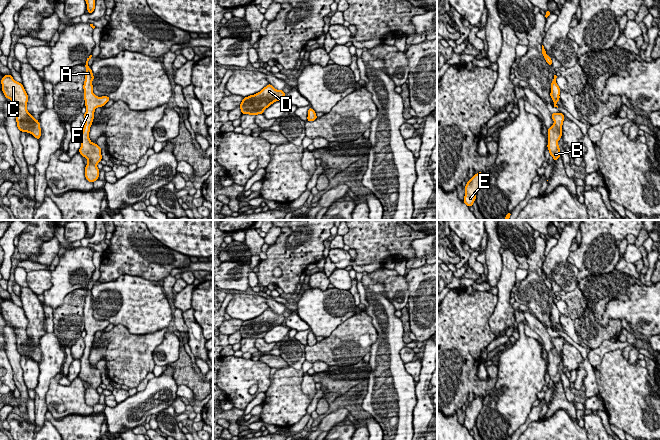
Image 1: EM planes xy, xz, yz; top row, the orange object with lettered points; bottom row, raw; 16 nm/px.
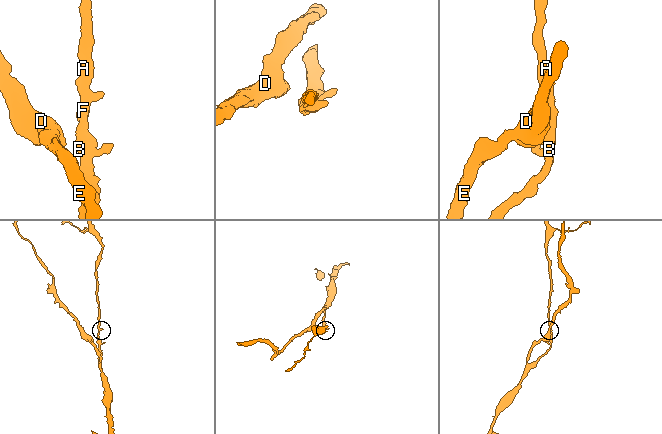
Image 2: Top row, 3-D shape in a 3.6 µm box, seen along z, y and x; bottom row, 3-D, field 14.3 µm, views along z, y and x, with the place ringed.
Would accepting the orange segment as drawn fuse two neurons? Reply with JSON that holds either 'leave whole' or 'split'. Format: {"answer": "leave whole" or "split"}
{"answer": "leave whole"}

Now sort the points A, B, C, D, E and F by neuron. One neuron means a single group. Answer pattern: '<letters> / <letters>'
A B C D E F

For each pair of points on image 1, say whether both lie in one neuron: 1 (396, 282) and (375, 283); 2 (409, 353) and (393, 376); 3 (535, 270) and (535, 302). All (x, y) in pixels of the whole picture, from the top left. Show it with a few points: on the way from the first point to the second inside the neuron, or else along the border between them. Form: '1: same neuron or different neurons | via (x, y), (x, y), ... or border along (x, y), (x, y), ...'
1: same neuron | via (391, 282), (380, 282)
2: different neurons | border along (405, 345), (400, 351), (400, 358), (403, 363)
3: same neuron | via (535, 278), (535, 294)

